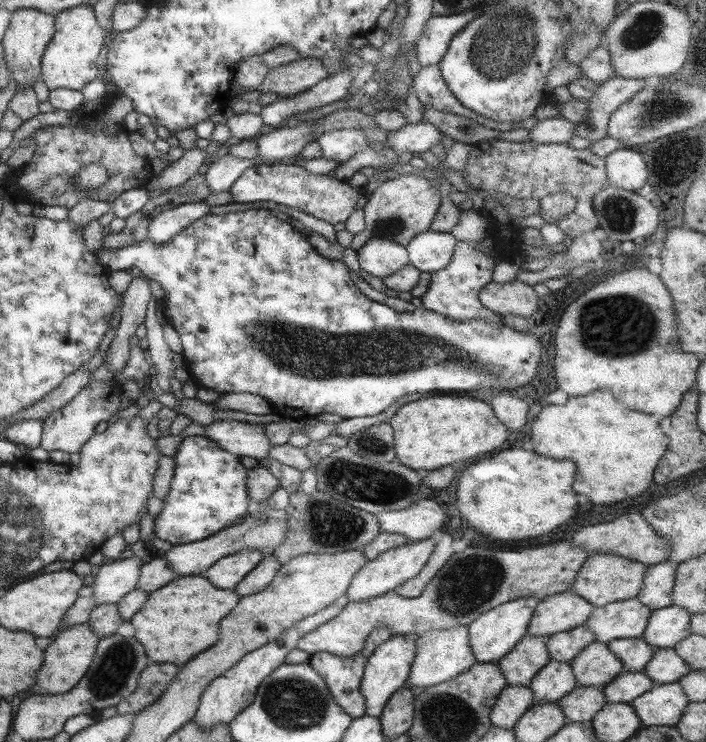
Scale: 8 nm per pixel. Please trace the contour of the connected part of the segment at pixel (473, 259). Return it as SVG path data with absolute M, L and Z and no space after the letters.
M459 240L455 243L453 256L449 264L445 265L445 268L430 273L430 283L420 297L422 308L431 310L435 314L441 314L441 316L447 316L451 320L483 320L483 322L489 322L493 324L495 328L499 328L502 325L501 317L497 313L491 312L491 310L481 306L479 302L479 291L481 287L487 283L492 282L491 276L493 268L497 264L497 260L500 256L499 245L492 240L490 243L491 248L495 250L495 255L479 251L475 248L476 242Z

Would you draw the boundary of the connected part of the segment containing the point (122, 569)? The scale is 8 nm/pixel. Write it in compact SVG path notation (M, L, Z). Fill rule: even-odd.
M137 551L131 558L118 558L109 564L101 565L90 586L95 606L116 604L124 594L135 588L139 579L139 567L145 560Z

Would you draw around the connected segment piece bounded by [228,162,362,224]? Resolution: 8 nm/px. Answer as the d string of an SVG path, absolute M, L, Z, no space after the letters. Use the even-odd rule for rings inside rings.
M279 164L258 165L246 168L241 176L228 188L233 203L275 202L324 220L329 224L344 222L355 210L355 203L362 196L362 189L350 187L347 180L337 179L327 174L314 174L299 165Z

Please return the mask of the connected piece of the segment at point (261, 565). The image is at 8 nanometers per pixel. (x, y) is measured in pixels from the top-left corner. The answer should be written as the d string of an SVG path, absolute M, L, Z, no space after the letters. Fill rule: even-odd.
M266 554L257 563L257 566L249 571L249 573L245 575L245 578L235 585L233 591L235 594L244 597L252 595L257 591L264 590L281 567L281 562L277 562L275 556Z

